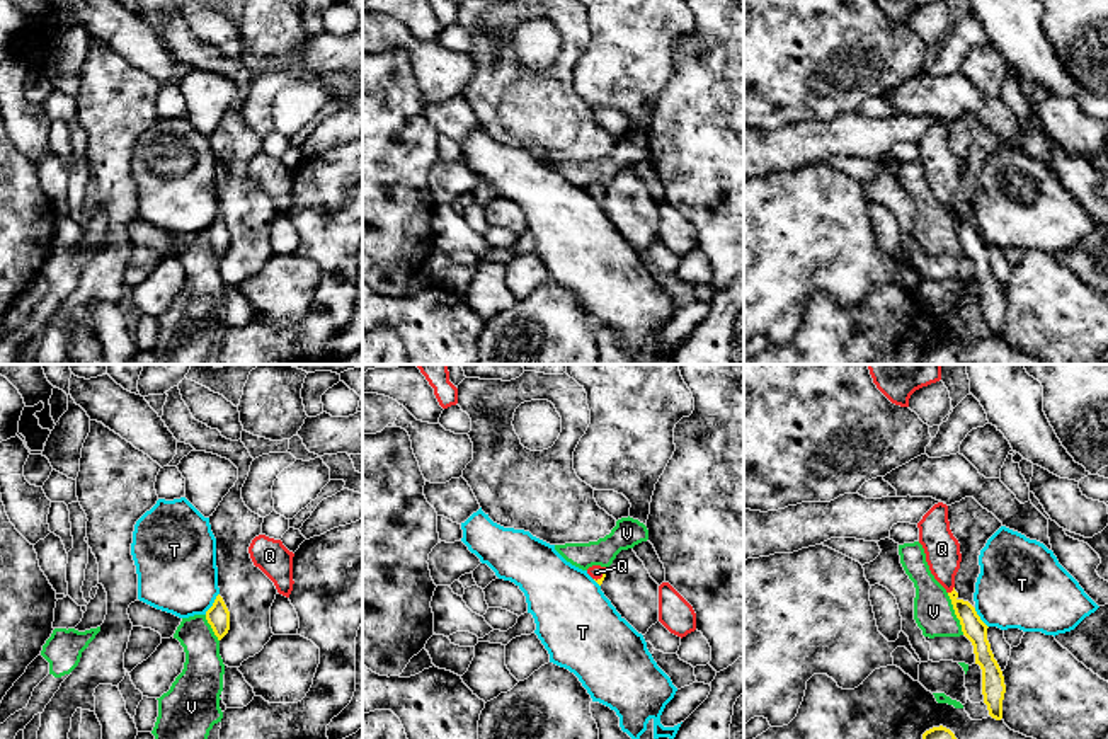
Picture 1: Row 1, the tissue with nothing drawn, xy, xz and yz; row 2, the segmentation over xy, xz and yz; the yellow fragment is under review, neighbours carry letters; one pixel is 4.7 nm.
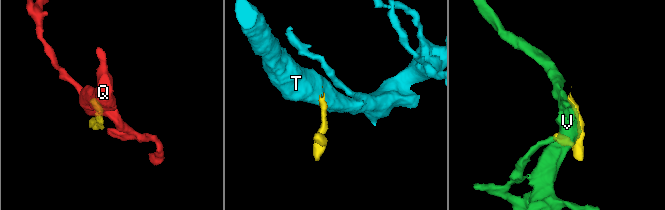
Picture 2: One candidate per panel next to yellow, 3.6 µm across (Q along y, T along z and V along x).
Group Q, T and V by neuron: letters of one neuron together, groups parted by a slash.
Q / T / V

